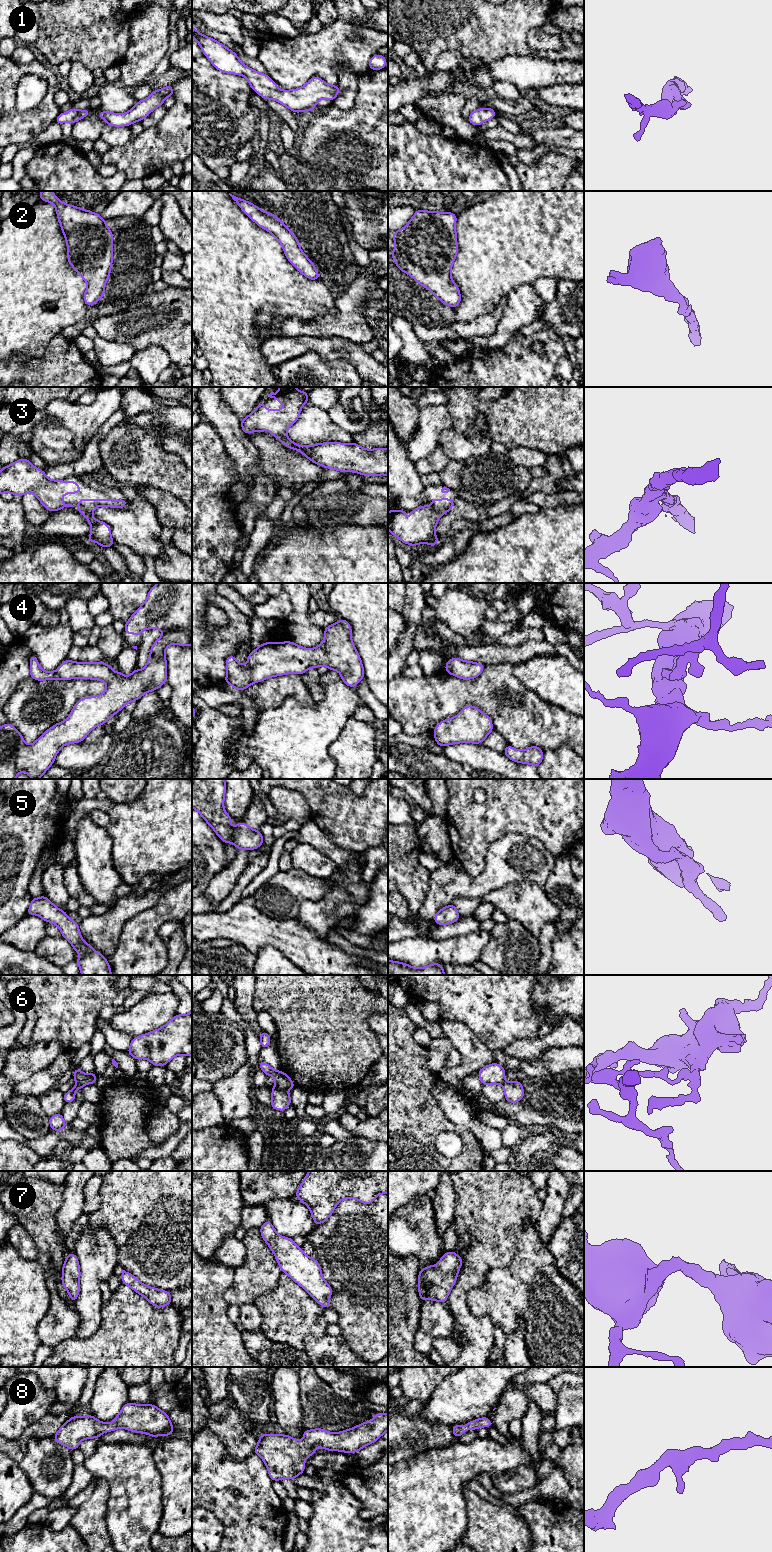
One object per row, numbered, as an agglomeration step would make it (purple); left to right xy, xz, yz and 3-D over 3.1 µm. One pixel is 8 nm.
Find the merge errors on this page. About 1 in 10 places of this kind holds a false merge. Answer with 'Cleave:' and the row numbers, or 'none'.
Cleave: 6

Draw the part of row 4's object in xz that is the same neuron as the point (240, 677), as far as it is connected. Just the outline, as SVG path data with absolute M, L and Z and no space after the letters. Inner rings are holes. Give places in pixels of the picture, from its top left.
M341 619L323 629L323 641L312 649L290 641L268 641L249 654L245 665L230 655L226 659L227 675L223 682L243 691L251 684L269 677L304 674L309 668L326 666L329 670L338 671L342 681L354 688L364 678L364 668L351 638L349 622Z

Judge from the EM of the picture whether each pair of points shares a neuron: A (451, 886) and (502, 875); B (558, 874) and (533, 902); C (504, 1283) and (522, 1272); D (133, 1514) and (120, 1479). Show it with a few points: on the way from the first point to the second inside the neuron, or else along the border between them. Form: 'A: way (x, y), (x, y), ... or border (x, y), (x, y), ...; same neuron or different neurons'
A: way (464, 886), (480, 886), (489, 879); same neuron
B: border (543, 887), (547, 896), (559, 907); different neurons
C: way (508, 1283), (511, 1283), (518, 1276); same neuron
D: way (133, 1505), (133, 1492), (129, 1488); same neuron

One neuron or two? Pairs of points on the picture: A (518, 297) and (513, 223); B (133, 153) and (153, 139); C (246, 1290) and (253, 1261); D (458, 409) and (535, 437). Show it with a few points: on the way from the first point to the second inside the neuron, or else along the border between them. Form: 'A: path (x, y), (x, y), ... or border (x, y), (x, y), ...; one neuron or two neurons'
A: border (532, 284), (520, 284), (506, 295); two neurons
B: path (138, 153), (148, 144); one neuron
C: path (249, 1283), (253, 1278), (253, 1268); one neuron
D: path (477, 408), (487, 408), (511, 420), (516, 420); one neuron

